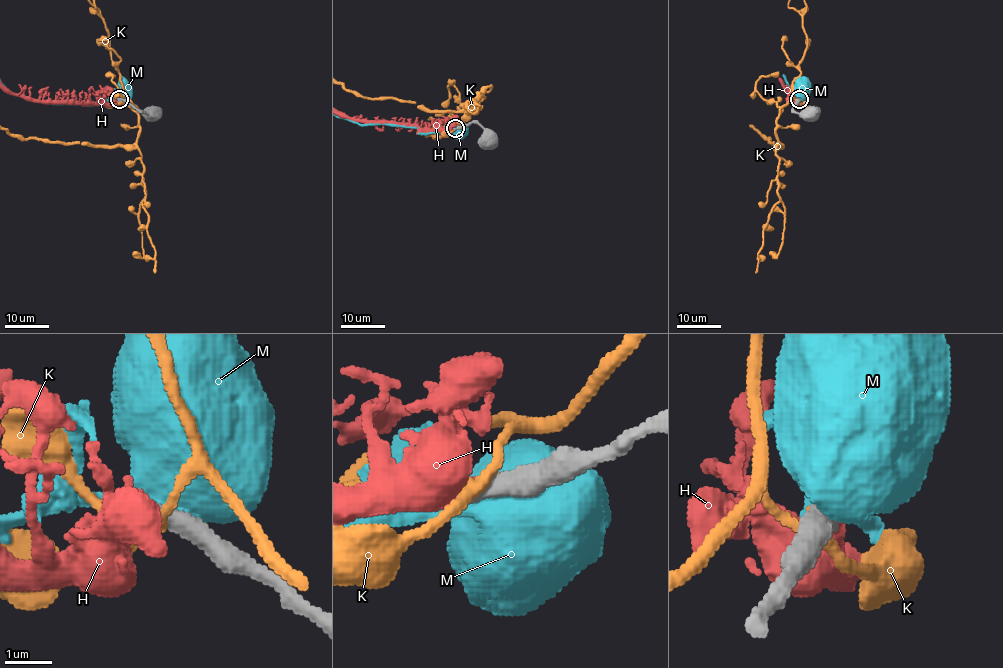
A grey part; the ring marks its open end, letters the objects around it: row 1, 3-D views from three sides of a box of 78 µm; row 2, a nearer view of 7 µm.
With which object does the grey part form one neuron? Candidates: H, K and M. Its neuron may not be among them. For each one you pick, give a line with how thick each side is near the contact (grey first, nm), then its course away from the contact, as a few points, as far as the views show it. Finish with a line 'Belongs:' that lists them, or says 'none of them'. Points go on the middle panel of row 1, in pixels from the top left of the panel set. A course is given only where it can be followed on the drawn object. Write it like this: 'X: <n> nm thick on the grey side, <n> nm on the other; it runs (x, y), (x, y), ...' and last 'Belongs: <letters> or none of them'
H: 440 nm thick on the grey side, 550 nm on the other
Belongs: H

